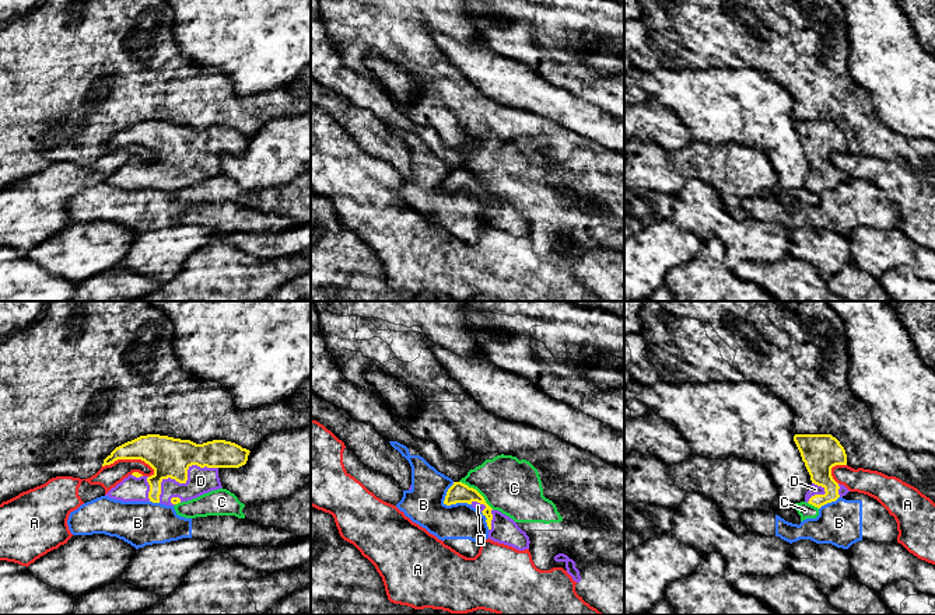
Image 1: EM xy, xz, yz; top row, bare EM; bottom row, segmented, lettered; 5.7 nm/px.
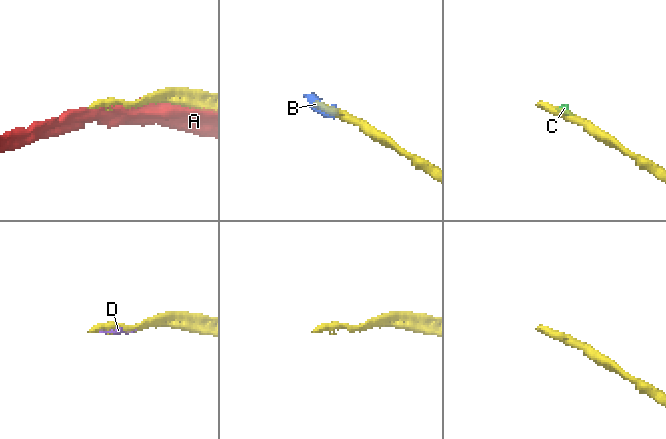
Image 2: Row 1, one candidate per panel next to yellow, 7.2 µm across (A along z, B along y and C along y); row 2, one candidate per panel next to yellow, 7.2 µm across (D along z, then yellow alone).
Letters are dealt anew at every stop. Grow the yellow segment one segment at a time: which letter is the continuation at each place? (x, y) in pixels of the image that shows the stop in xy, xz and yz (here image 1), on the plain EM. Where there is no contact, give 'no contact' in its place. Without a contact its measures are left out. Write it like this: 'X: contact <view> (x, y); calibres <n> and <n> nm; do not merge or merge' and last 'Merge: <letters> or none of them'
A: contact xy (130, 144); calibres 220 and 140 nm; do not merge
B: contact xz (448, 191); calibres 120 and 220 nm; do not merge
C: contact xz (477, 178); calibres 120 and 320 nm; do not merge
D: contact xy (184, 168); calibres 220 and 150 nm; merge
Merge: D

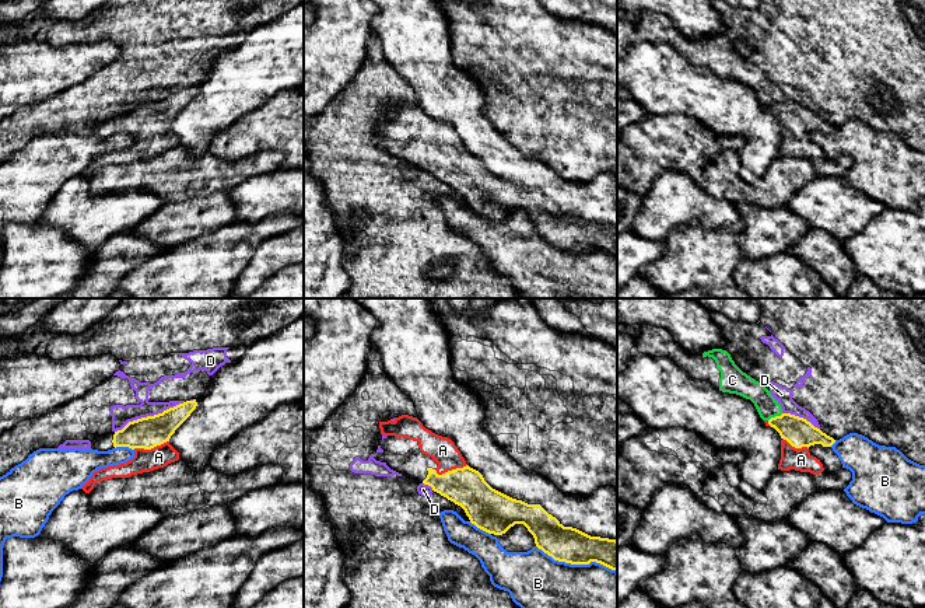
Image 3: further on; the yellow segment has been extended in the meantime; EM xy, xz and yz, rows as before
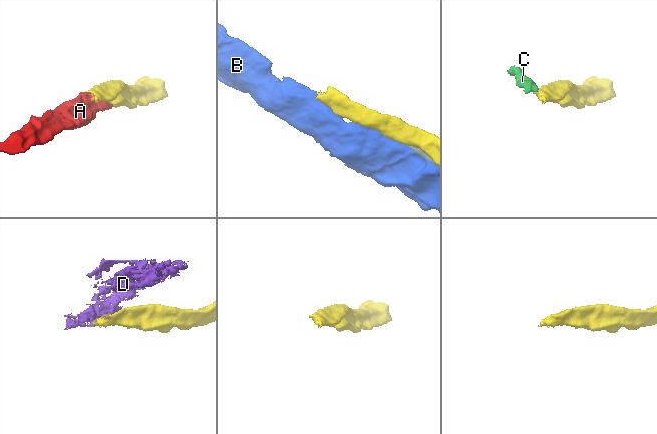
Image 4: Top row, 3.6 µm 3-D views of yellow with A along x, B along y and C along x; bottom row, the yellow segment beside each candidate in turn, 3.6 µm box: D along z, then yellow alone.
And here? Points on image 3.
A: contact xy (150, 135); calibres 180 and 130 nm; merge
B: contact xz (577, 250); calibres 200 and 500 nm; do not merge
C: contact yz (775, 102); calibres 170 and 120 nm; do not merge
D: contact xy (149, 102); calibres 180 and 110 nm; do not merge
Merge: A

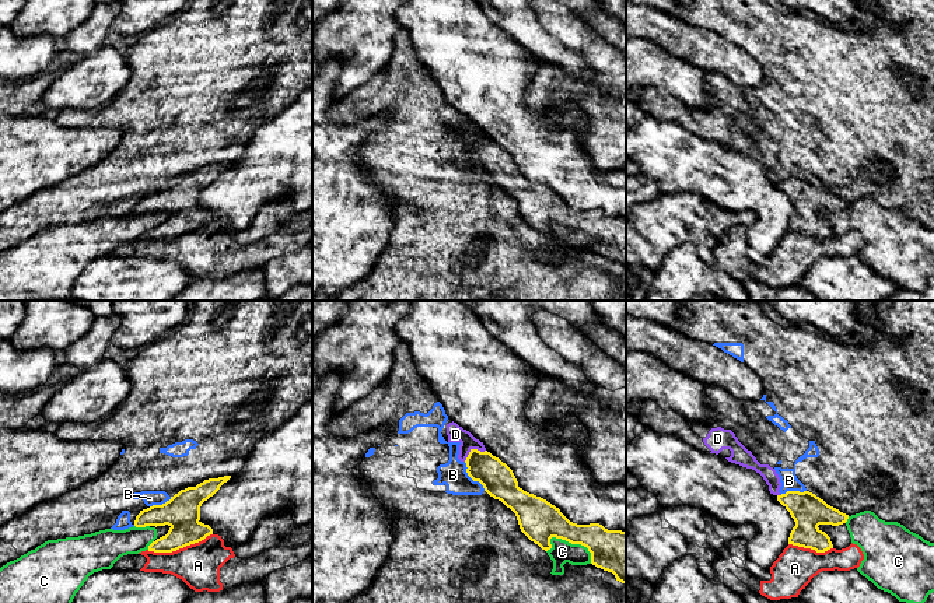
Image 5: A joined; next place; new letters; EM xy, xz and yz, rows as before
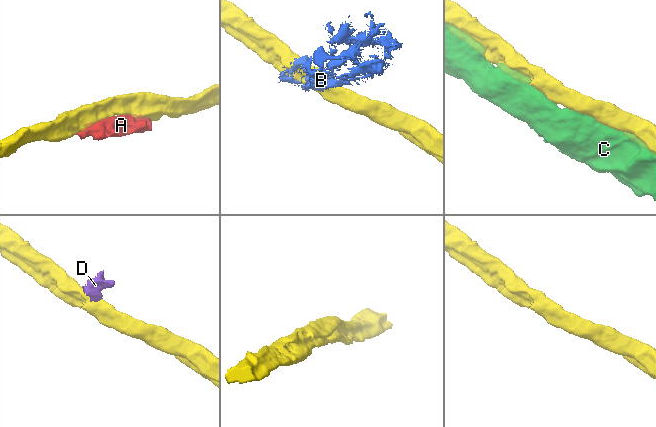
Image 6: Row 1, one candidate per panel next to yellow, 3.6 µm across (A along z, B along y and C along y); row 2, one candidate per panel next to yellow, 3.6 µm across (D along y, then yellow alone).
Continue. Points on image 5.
A: contact xy (179, 234); calibres 200 and 240 nm; do not merge
B: contact xz (471, 164); calibres 190 and 150 nm; do not merge
C: contact xz (576, 230); calibres 240 and 140 nm; do not merge
D: contact xz (472, 136); calibres 190 and 100 nm; do not merge
Merge: none of them

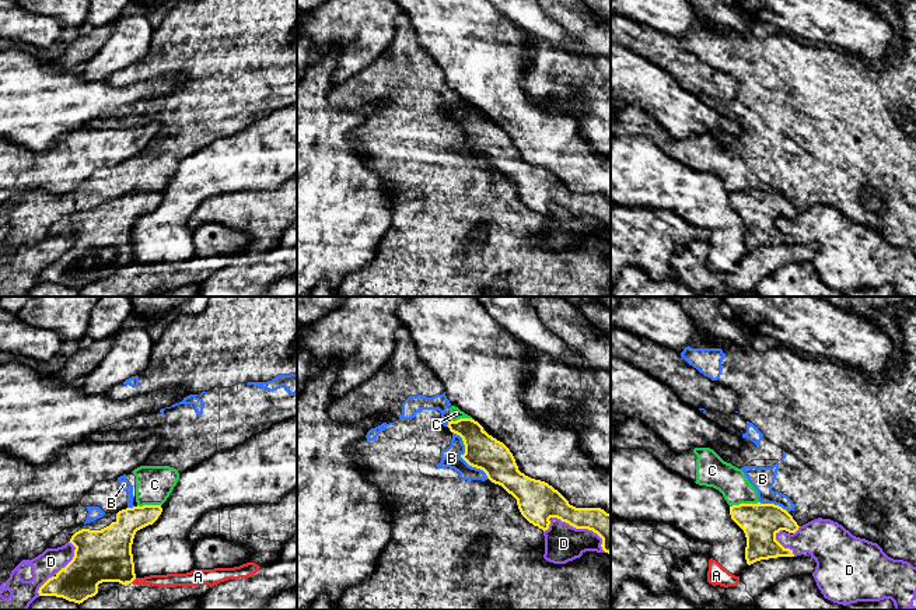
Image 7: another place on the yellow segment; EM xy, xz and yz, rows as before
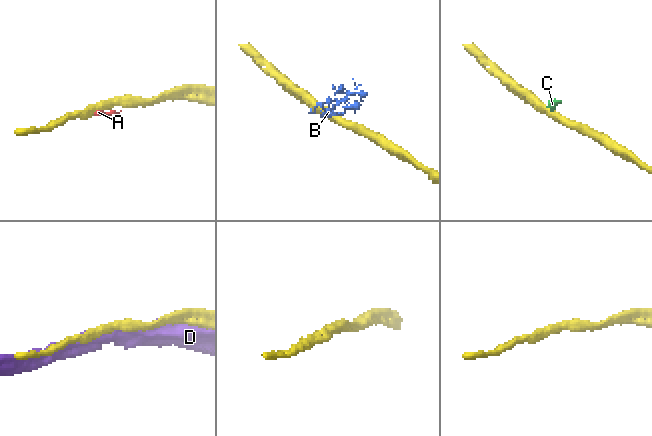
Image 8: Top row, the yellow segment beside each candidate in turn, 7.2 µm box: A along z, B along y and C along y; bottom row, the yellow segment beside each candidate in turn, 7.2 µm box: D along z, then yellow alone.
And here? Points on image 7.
A: contact xy (133, 266); calibres 300 and 80 nm; do not merge
B: contact xz (469, 151); calibres 200 and 110 nm; do not merge
C: contact yz (744, 190); calibres 220 and 170 nm; do not merge
D: contact xz (583, 214); calibres 180 and 220 nm; do not merge
Merge: none of them

